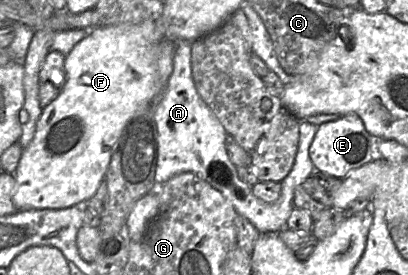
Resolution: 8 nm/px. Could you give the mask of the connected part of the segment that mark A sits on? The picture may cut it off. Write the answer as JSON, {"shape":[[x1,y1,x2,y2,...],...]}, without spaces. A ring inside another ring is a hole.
{"shape":[[187,40,173,41,173,71,155,109,155,122,158,135,158,155,155,172,155,185,161,186,172,177,192,172,217,189,233,205,238,213,248,219,262,233,278,233,286,228,286,223,294,209,294,192,297,186,317,171,309,157,309,147,318,126,341,117,338,114,316,114,299,119,299,143,294,164,288,175,281,181,278,199,266,203,257,198,252,187,238,177,237,167,230,161,226,150,227,132,205,101,199,95,192,75,191,44]]}

